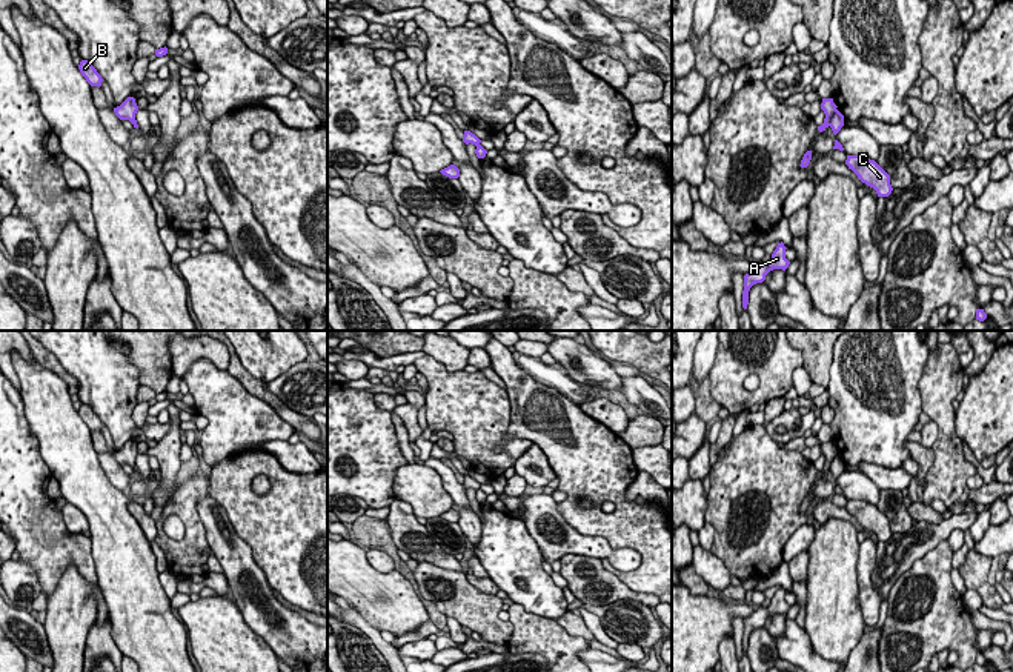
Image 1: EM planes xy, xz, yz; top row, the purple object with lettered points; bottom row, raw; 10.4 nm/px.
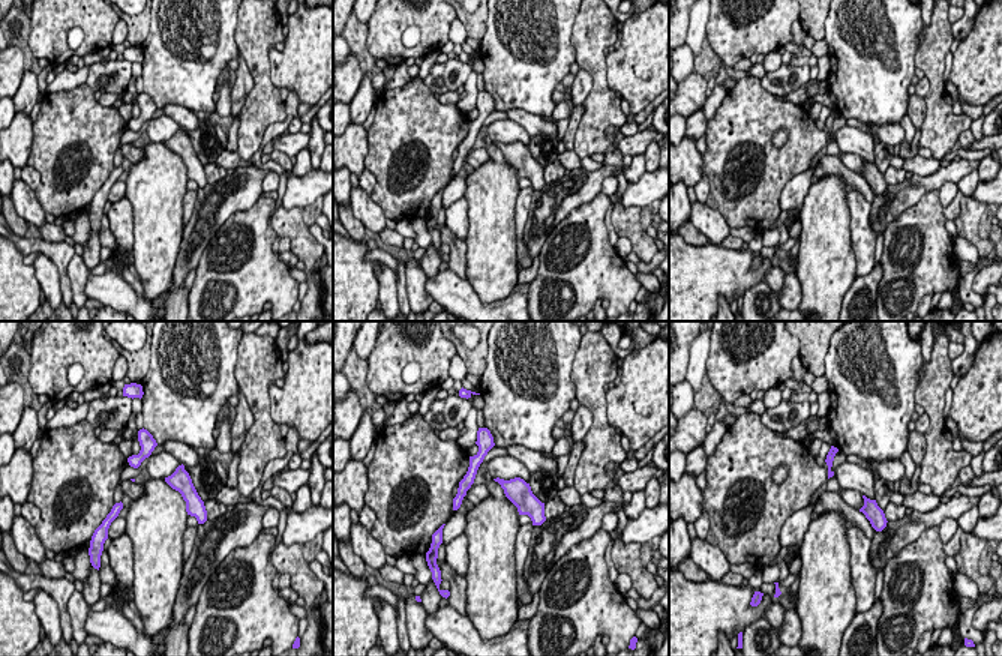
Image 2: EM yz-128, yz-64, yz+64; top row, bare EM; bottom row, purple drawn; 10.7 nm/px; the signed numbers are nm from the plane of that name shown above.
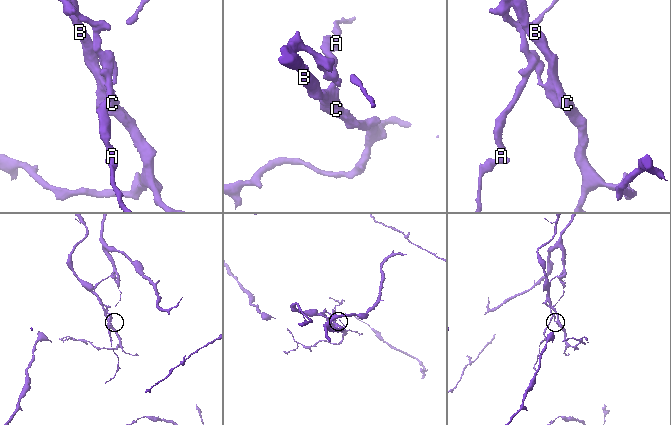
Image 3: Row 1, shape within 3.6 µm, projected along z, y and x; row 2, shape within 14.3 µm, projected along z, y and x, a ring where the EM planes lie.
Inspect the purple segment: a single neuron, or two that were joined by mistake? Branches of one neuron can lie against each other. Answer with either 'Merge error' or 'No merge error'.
Merge error

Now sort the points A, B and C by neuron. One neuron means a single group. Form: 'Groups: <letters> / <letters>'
Groups: A / B C

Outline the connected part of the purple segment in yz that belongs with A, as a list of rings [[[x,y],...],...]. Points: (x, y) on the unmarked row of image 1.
[[[778,587],[776,594],[772,598],[769,607],[756,607],[755,612],[744,620],[744,635],[742,635],[742,652],[747,654],[749,649],[749,635],[753,629],[762,627],[766,620],[773,614],[785,615],[790,606],[785,603],[785,590],[784,587]]]

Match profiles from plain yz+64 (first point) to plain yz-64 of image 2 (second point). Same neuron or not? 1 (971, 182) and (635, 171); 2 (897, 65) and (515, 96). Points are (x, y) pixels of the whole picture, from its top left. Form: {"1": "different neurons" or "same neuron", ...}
{"1": "same neuron", "2": "same neuron"}

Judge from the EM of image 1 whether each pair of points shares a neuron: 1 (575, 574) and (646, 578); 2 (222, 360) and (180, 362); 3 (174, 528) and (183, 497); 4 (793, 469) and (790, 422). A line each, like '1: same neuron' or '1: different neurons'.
1: different neurons
2: same neuron
3: different neurons
4: different neurons

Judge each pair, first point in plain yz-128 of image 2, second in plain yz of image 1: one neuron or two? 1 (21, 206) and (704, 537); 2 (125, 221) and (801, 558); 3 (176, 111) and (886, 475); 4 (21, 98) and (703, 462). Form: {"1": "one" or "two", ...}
{"1": "two", "2": "one", "3": "one", "4": "one"}

